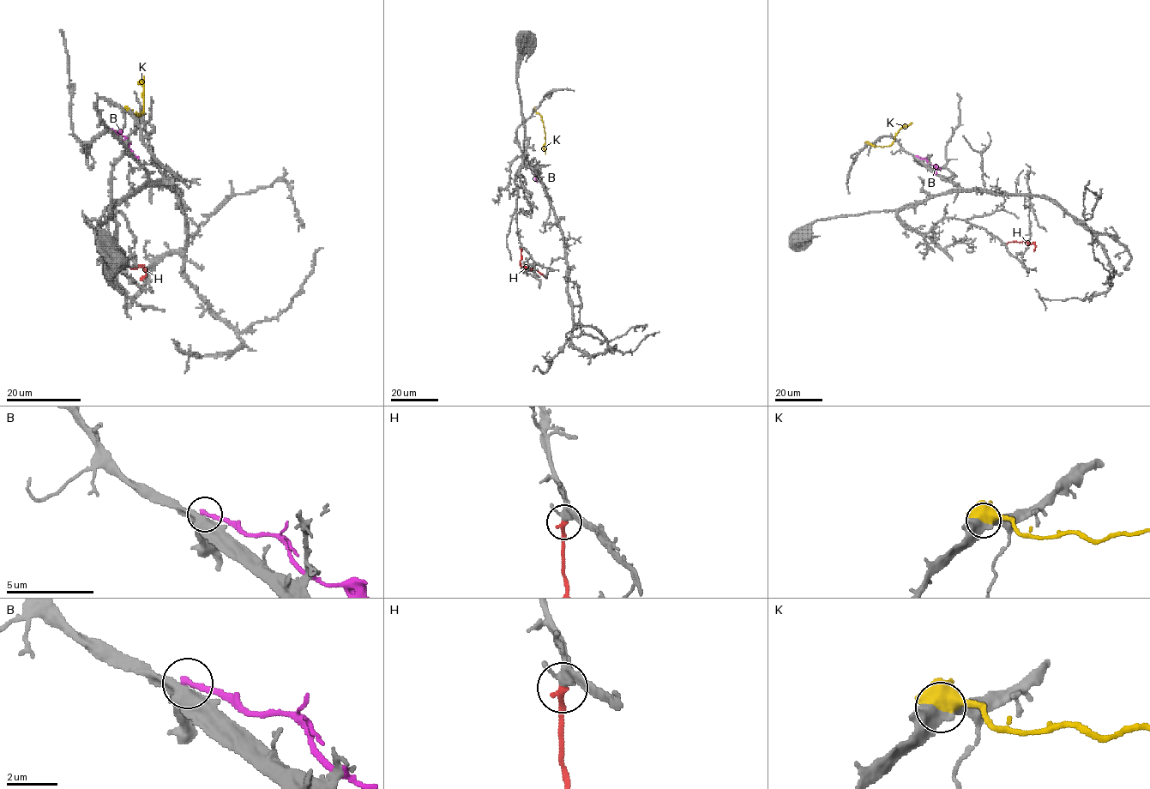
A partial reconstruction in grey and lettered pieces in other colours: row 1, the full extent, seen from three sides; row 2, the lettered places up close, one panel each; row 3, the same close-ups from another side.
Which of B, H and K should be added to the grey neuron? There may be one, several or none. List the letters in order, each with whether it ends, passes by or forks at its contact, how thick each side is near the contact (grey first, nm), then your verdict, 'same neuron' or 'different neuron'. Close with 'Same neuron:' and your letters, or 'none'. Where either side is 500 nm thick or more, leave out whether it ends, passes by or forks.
B: 600 nm thick on the grey side, 260 nm on the other; different neuron
H: it ends there; 320 nm thick on the grey side, 280 nm on the other; same neuron
K: 420 nm thick on the grey side, 550 nm on the other; different neuron
Same neuron: H

